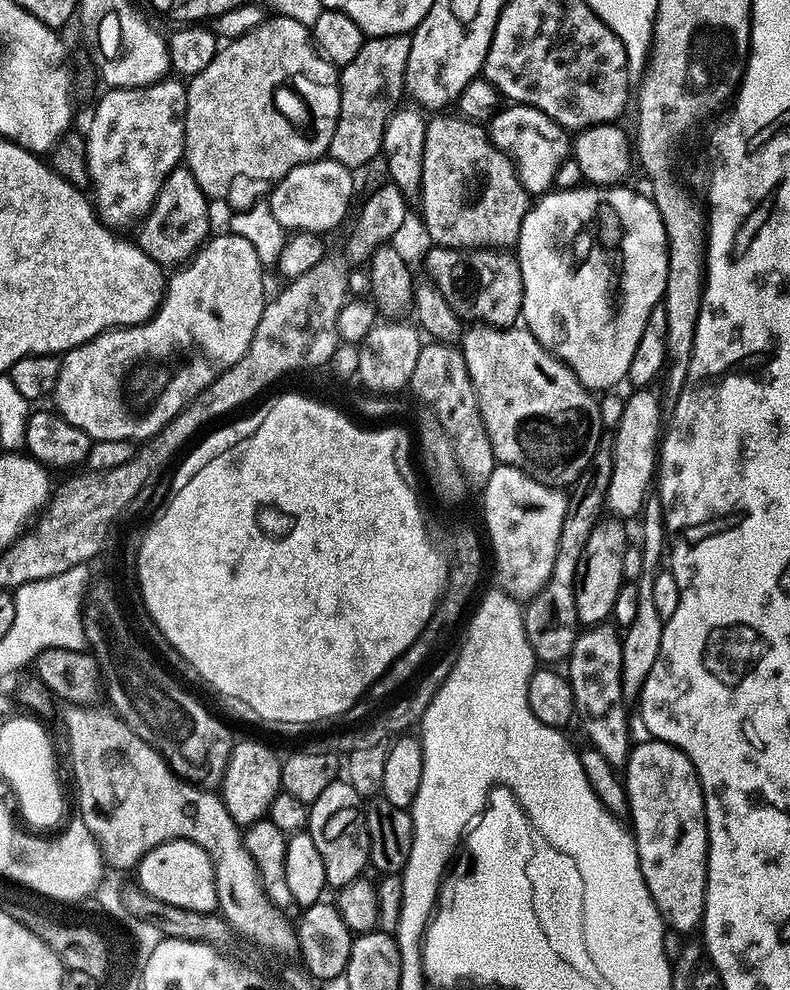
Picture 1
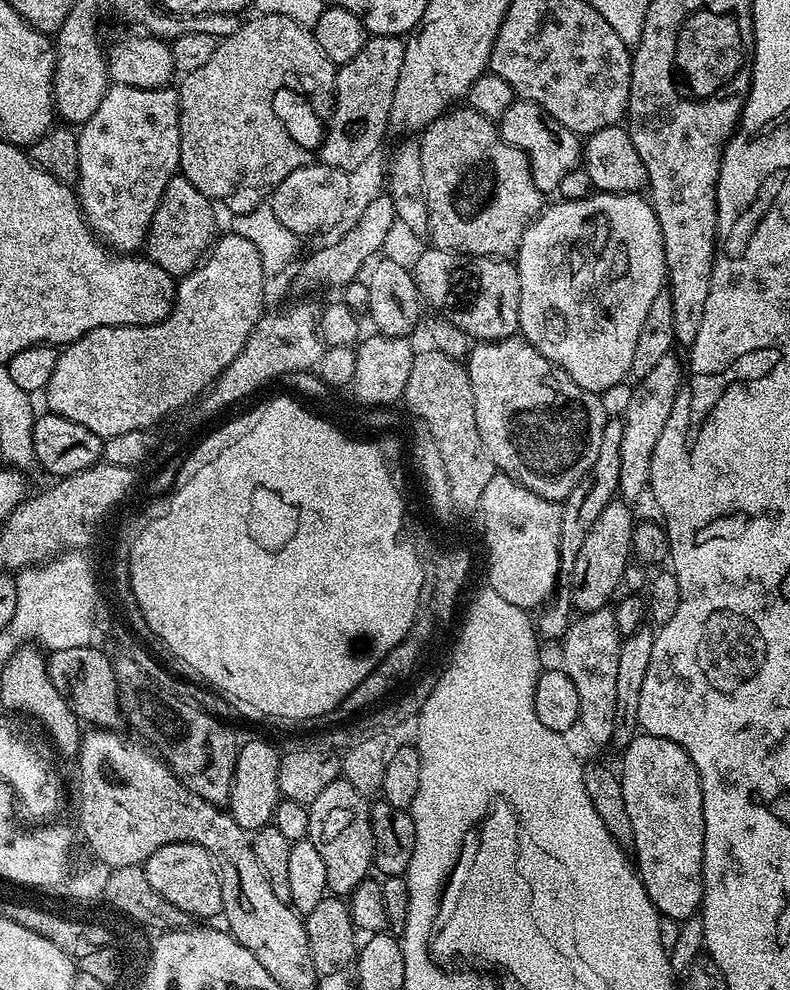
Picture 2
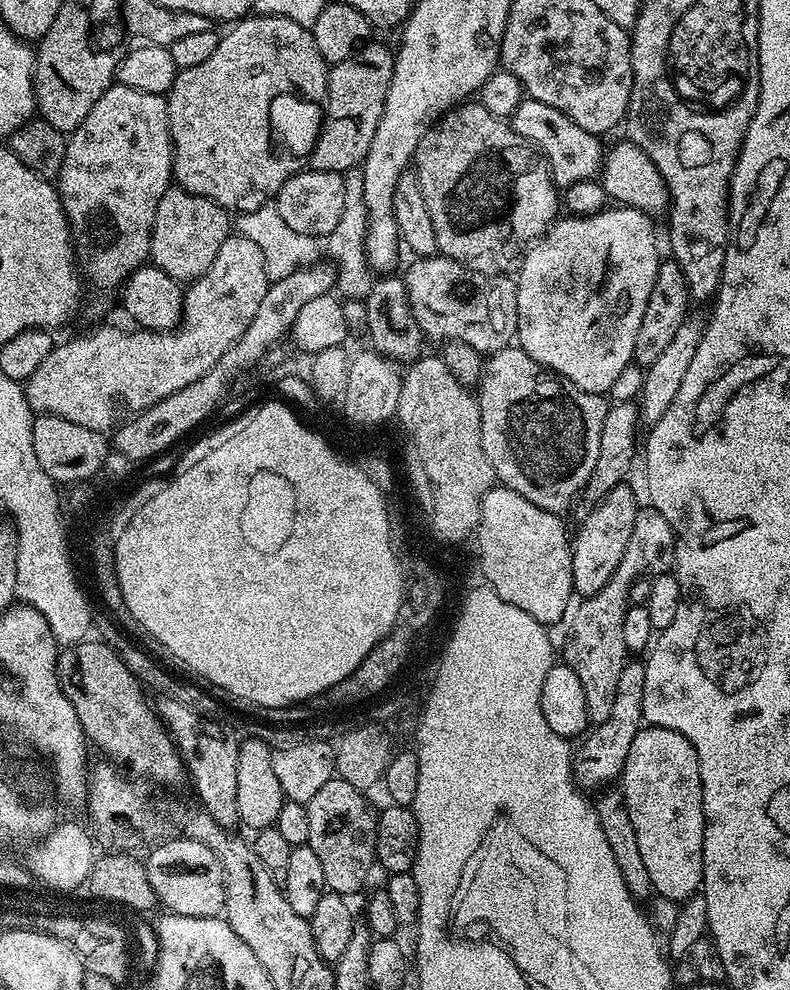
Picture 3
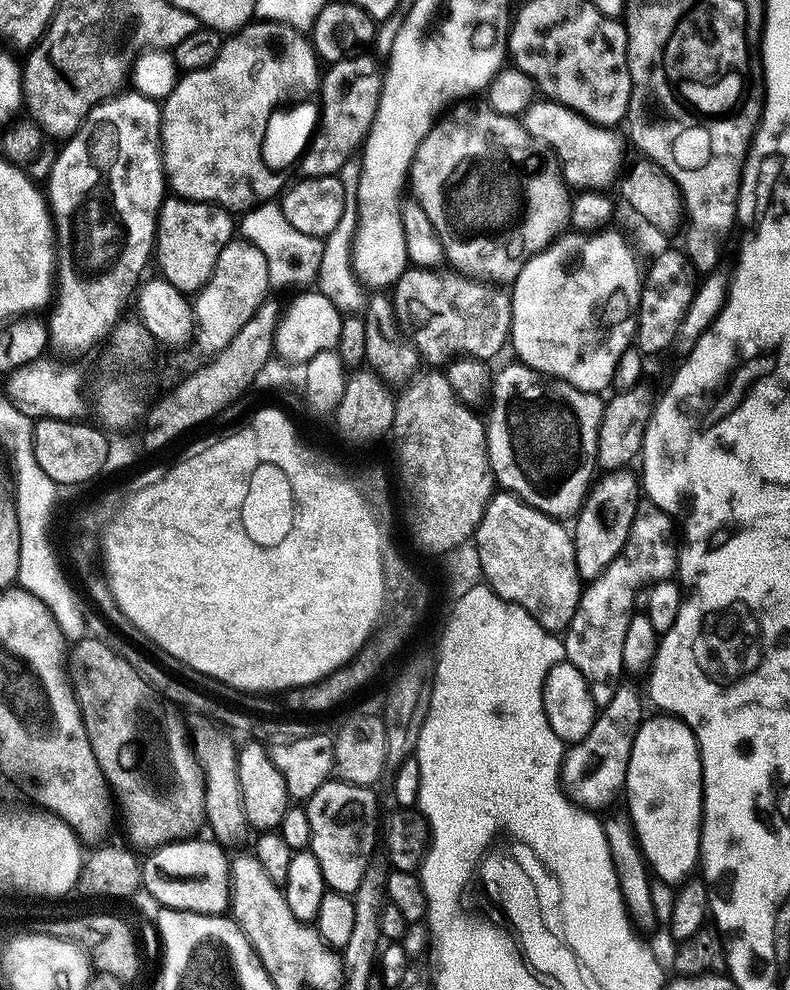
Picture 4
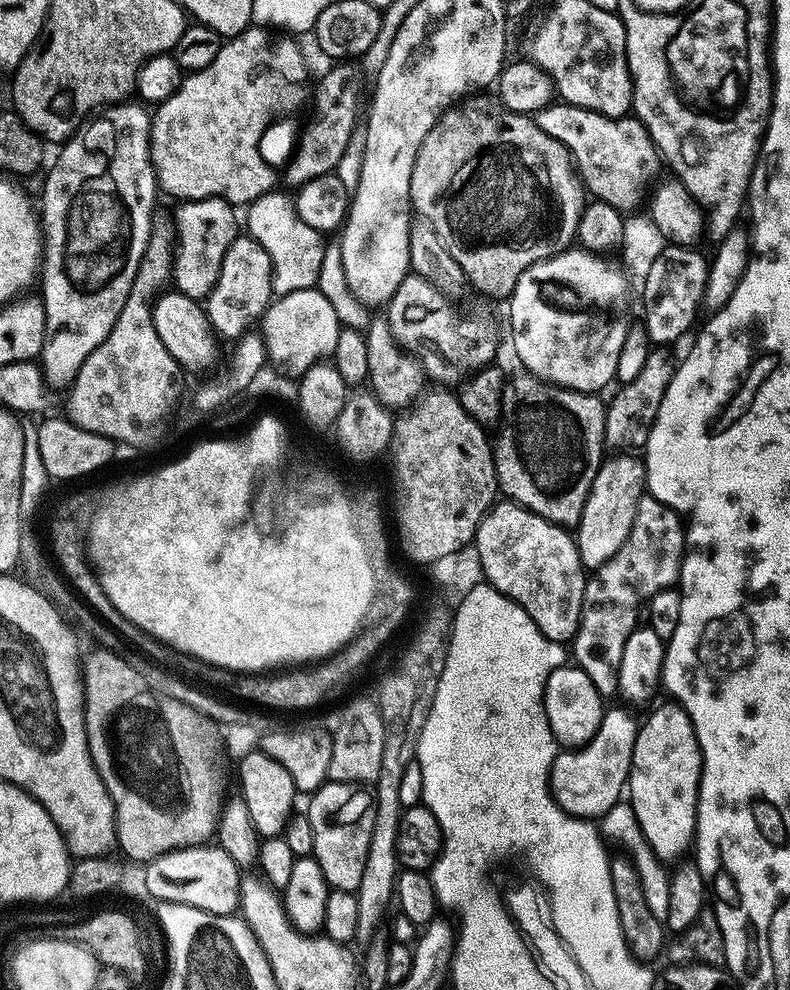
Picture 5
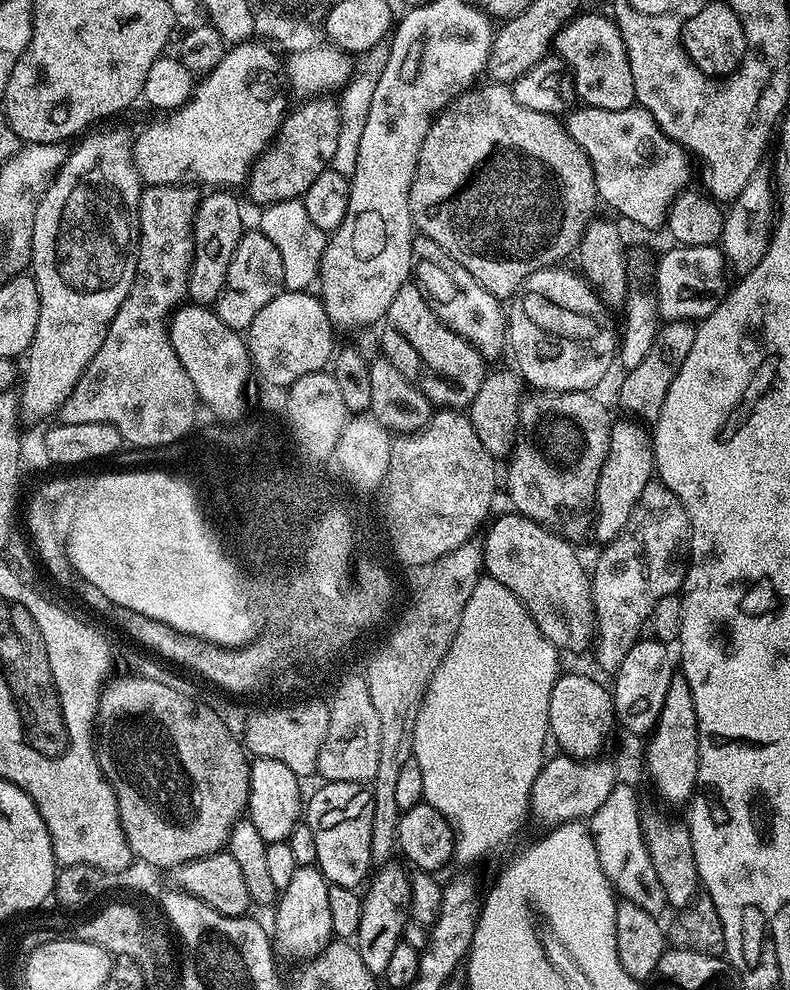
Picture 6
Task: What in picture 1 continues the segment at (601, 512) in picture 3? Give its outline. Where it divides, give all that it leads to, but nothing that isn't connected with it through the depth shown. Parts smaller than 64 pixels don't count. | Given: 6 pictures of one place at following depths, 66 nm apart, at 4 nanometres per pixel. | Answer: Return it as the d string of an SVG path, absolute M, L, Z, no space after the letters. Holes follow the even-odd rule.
M601 518L590 530L590 539L576 571L576 609L581 625L603 624L611 617L618 590L626 583L624 559L628 556L628 532L620 518Z

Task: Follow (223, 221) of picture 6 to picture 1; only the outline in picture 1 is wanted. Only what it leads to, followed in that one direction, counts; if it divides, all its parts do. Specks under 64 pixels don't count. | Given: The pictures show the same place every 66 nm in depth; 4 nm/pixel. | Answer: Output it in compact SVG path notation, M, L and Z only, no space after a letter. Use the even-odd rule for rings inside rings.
M177 166L162 182L162 190L158 190L158 198L152 204L148 215L139 225L140 249L146 253L155 264L180 266L192 259L209 239L208 232L209 197L194 182L194 174L190 174L187 166Z

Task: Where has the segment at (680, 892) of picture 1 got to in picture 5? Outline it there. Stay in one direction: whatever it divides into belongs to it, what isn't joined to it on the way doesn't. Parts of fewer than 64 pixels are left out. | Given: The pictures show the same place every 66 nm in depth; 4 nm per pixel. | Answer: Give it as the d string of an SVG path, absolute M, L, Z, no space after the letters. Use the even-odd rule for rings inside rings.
M660 704L637 727L637 742L634 744L633 762L629 768L626 785L626 800L637 815L638 826L653 854L661 862L677 861L684 851L689 851L696 835L696 803L700 797L700 774L704 770L704 756L694 726L680 704Z

